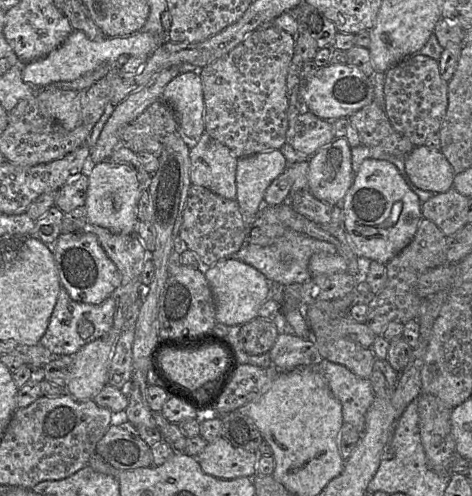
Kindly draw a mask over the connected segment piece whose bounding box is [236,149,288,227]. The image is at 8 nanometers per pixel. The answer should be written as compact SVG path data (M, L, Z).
M278 149L238 159L236 201L245 227L255 221L264 205L266 189L287 167L288 162Z

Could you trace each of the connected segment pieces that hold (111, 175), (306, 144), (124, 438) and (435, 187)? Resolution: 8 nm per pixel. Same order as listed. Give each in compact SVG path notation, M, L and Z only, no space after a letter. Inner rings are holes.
M103 161L90 165L84 174L88 176L89 180L84 205L88 223L104 227L114 234L136 232L139 222L137 206L142 190L135 172L127 165Z
M304 109L295 121L288 122L286 143L308 159L334 139L332 121L321 119L308 110Z
M132 423L111 425L97 442L95 452L120 470L150 467L151 447L141 438Z
M426 145L415 146L406 156L405 170L419 189L443 193L453 187L453 167L440 150Z

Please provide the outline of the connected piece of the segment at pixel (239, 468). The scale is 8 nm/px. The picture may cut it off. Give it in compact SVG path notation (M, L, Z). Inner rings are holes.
M223 436L210 442L196 457L202 471L221 479L253 477L257 473L259 452L247 452L234 447Z

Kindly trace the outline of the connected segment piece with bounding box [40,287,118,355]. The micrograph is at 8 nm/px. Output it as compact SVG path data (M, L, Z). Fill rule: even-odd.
M61 287L47 330L40 343L55 355L74 355L81 347L103 337L111 330L117 300L118 288L103 302L94 305L72 300L67 291Z

